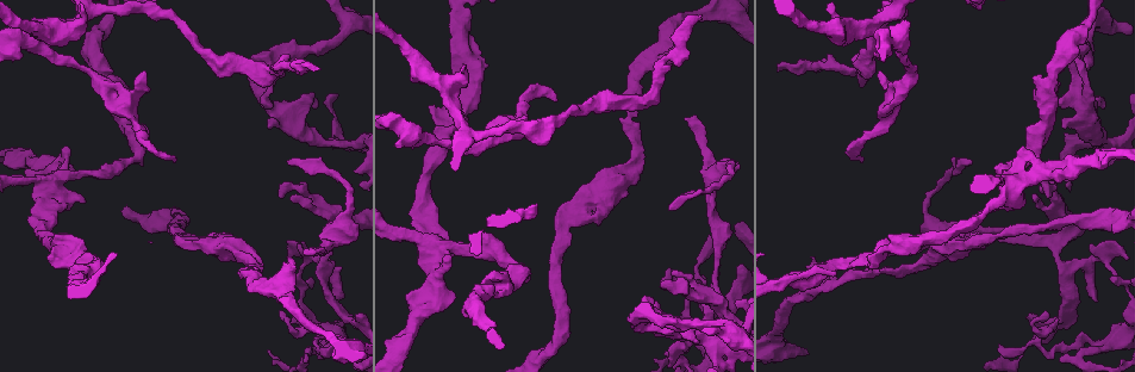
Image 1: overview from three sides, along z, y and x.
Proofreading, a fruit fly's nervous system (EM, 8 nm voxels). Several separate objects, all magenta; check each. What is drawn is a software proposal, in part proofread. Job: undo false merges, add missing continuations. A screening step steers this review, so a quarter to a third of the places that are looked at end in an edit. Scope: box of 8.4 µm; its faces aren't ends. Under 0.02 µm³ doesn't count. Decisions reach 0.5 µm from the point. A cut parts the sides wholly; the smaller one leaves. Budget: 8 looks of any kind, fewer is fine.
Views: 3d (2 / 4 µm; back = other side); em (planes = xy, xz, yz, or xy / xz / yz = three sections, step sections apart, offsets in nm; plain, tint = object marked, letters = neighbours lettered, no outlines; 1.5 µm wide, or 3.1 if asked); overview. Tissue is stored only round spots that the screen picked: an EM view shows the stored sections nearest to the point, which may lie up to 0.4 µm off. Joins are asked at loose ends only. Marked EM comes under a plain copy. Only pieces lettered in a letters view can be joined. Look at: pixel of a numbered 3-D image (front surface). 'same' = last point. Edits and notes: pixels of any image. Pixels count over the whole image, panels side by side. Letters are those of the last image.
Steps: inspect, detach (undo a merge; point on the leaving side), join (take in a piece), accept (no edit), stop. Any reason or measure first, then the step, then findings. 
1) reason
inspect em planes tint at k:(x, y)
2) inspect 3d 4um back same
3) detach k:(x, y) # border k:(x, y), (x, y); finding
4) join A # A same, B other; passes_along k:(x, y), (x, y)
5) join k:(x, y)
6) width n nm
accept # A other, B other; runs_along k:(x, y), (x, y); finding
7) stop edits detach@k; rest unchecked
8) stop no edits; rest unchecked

sharp bend
inspect 3d 2um at 1:(1053, 244)

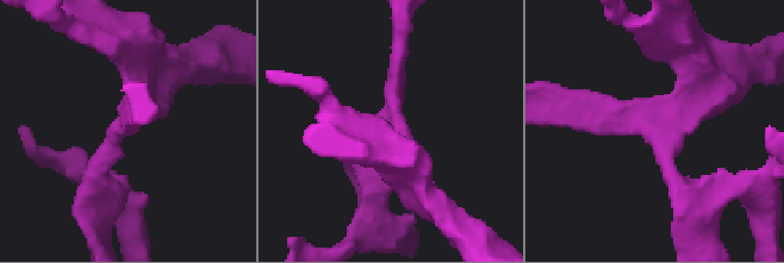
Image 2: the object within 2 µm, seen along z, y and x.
arms 4
inspect em planes letters at 2:(654, 128)

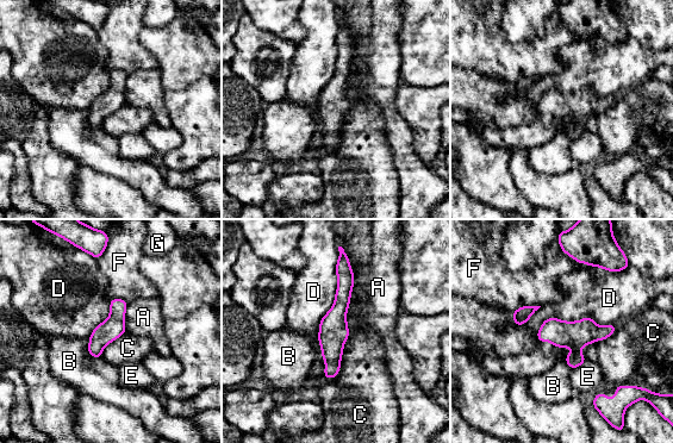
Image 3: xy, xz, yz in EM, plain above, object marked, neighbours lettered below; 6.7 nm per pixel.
width 160 nm
accept # A other, B other, C other, D other, E other, F other, G other; runs_along 3:(342, 262), (330, 375); all the same neuron

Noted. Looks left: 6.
branch stops here
inspect em xz step 4 letters at 1:(554, 100)

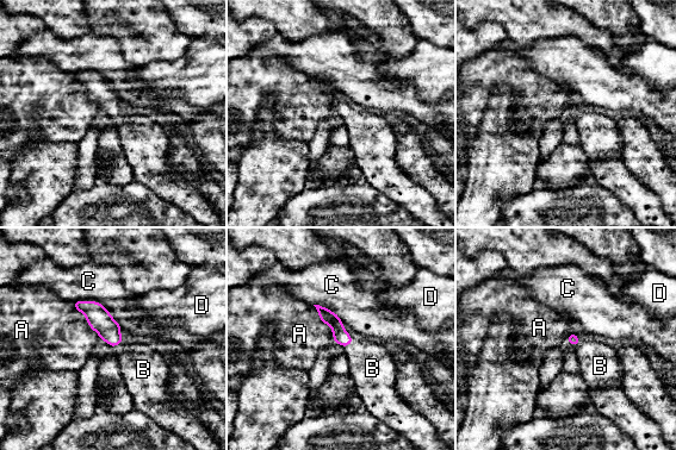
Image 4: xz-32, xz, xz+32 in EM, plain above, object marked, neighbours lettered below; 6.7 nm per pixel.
cut it another way
inspect em planes letters same

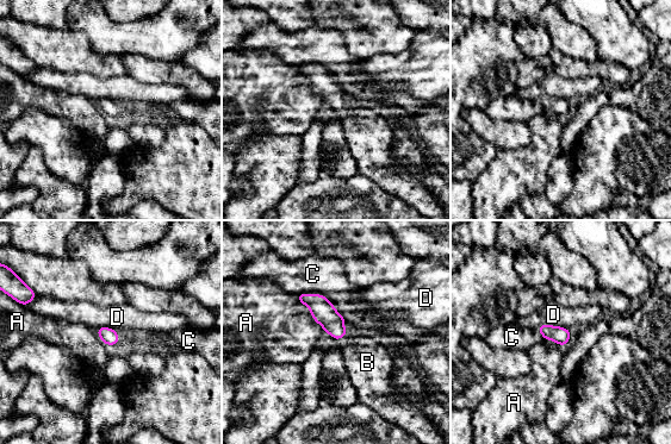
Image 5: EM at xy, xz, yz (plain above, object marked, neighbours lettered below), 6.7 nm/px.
longest_contact C 380 nm
join B # A other, B same, C other, D other; passes_along 5:(323, 312), (342, 336), (367, 362); the neuron continues

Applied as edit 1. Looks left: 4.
redraw
inspect overview

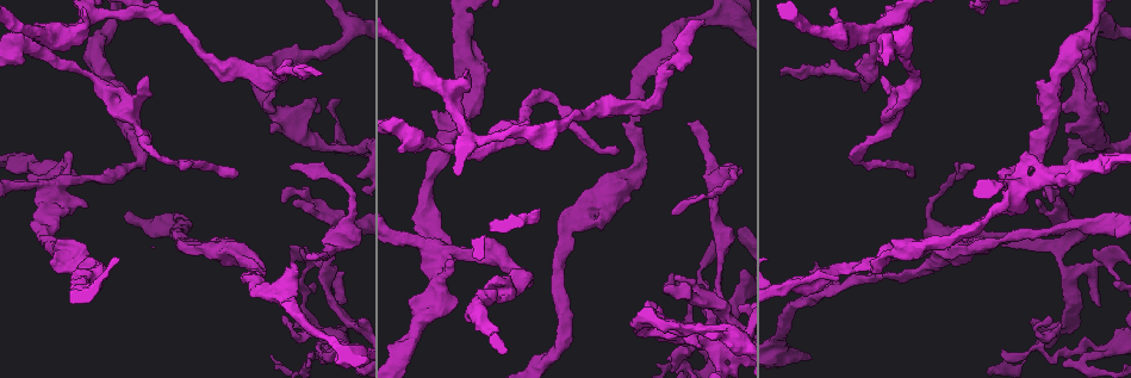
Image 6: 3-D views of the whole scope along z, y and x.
inspect em planes letters at 6:(422, 248)

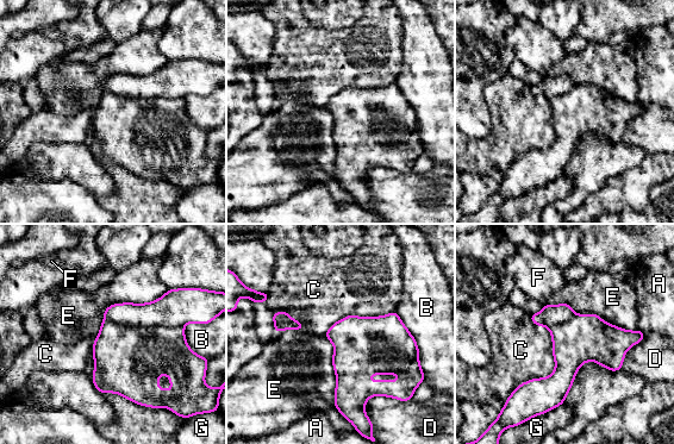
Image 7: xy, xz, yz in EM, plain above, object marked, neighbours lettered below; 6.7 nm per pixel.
width 340 nm
detach 7:(174, 308) # A other, B other, C other, D other, E other, F other, G other; two neurons meet here

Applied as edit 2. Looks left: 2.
stop edits join@5, detach@7; rest unchecked

